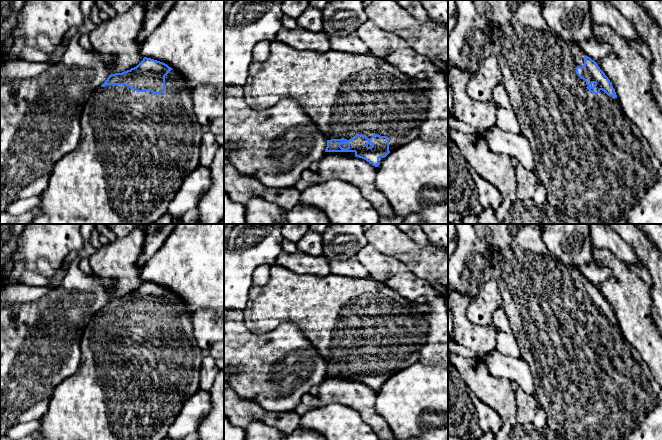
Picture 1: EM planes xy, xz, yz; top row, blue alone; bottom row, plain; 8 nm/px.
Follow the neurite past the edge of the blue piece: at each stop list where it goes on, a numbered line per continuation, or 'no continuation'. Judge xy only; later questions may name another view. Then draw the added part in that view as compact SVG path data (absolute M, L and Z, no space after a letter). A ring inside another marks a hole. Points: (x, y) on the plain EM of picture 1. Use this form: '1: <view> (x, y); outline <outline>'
1: xy (136, 372); outline M171 294L165 300L163 317L152 318L149 315L137 316L125 309L100 310L86 326L80 343L81 358L76 373L64 379L56 386L49 403L48 411L40 419L37 440L163 440L168 429L181 411L185 401L200 389L200 369L206 352L202 350L194 337L192 315L187 311L184 301Z

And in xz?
1: xz (344, 318); outline M277 264L270 266L266 285L250 288L243 312L245 325L254 334L266 334L283 323L294 323L327 364L349 364L358 358L370 363L378 358L389 363L390 376L418 361L429 330L425 314L417 310L414 302L381 281L295 273Z

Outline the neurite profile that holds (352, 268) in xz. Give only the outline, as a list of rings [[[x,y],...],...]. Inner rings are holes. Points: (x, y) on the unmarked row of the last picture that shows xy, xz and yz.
[[[355,258],[348,260],[328,259],[331,274],[357,279],[371,279],[369,272]]]

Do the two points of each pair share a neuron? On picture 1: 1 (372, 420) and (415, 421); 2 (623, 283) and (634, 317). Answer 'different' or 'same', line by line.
1: different
2: same

